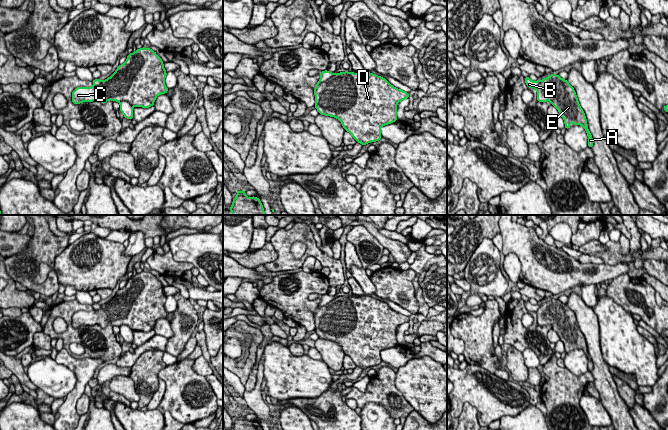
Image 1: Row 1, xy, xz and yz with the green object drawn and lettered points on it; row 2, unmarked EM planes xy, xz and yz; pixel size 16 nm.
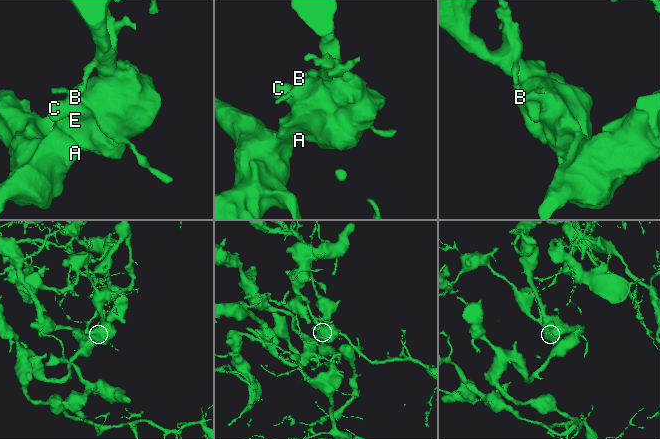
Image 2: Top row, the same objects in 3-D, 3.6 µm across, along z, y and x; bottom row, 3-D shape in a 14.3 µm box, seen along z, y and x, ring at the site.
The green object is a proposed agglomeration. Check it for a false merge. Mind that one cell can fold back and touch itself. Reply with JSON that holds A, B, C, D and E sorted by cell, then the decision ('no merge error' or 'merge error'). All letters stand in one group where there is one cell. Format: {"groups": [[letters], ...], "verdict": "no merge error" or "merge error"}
{"groups": [["A", "C", "D", "E"], ["B"]], "verdict": "merge error"}

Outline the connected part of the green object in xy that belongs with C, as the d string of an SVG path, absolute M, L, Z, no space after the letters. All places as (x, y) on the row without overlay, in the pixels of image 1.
M136 273L99 310L74 313L72 326L80 328L98 324L105 328L108 324L125 324L132 330L149 332L154 329L158 319L166 318L169 313L164 308L167 296L163 288L152 273Z

